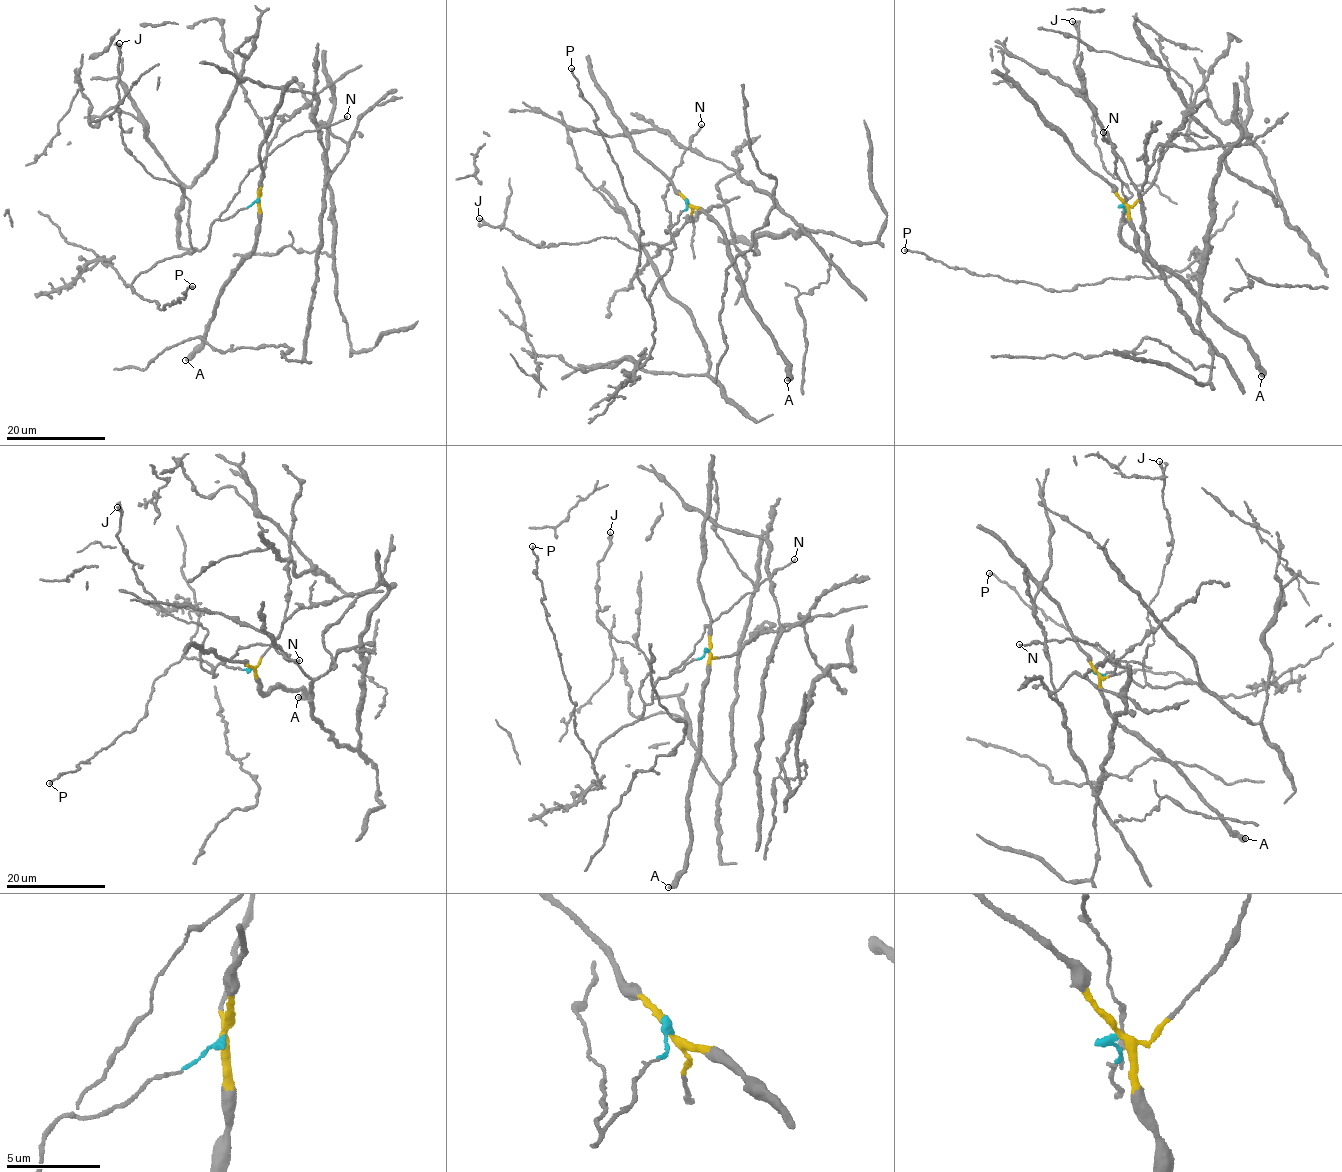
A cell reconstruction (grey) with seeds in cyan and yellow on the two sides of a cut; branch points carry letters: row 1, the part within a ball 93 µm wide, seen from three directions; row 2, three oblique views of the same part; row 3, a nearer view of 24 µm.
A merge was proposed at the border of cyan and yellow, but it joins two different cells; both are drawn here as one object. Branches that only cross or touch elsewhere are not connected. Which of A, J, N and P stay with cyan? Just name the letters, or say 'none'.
J, N, P

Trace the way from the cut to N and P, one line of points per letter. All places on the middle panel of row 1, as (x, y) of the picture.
N: (688, 202), (677, 223), (668, 226), (670, 214), (665, 209), (663, 198), (701, 124)
P: (688, 202), (666, 231), (675, 247), (649, 297), (652, 309), (637, 274), (637, 206), (571, 68)

